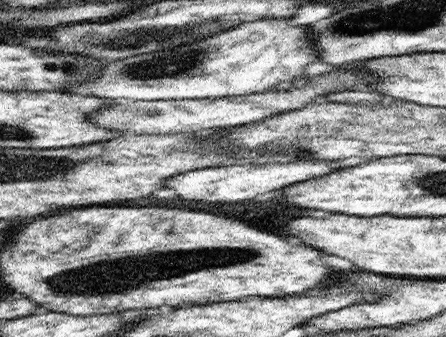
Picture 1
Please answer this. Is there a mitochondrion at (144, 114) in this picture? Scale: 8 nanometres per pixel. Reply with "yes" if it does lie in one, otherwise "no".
yes

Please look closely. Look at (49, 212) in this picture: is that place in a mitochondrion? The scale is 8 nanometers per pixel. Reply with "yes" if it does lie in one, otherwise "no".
no

